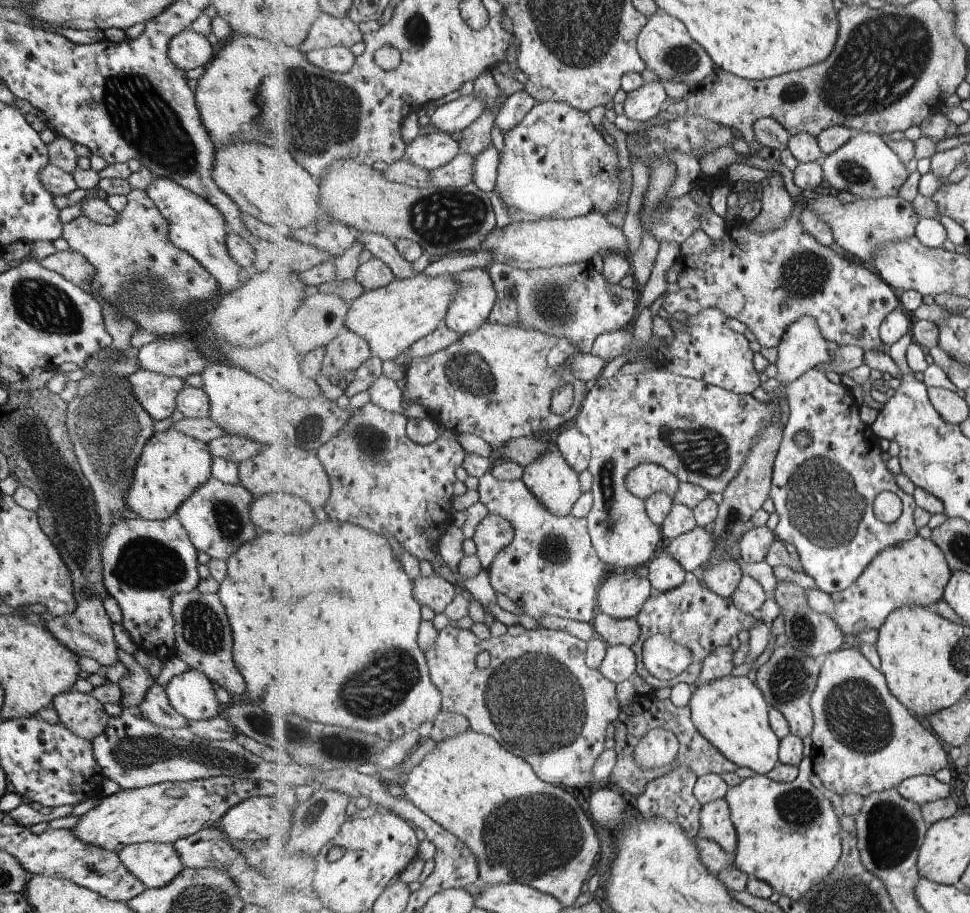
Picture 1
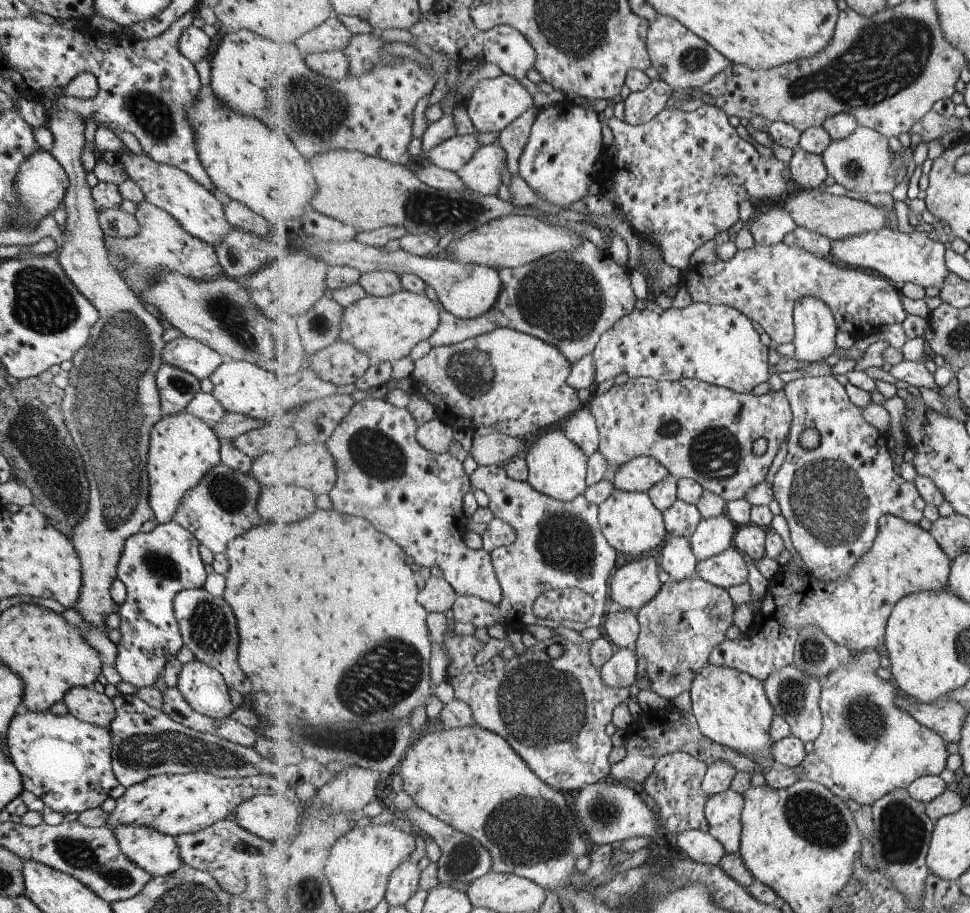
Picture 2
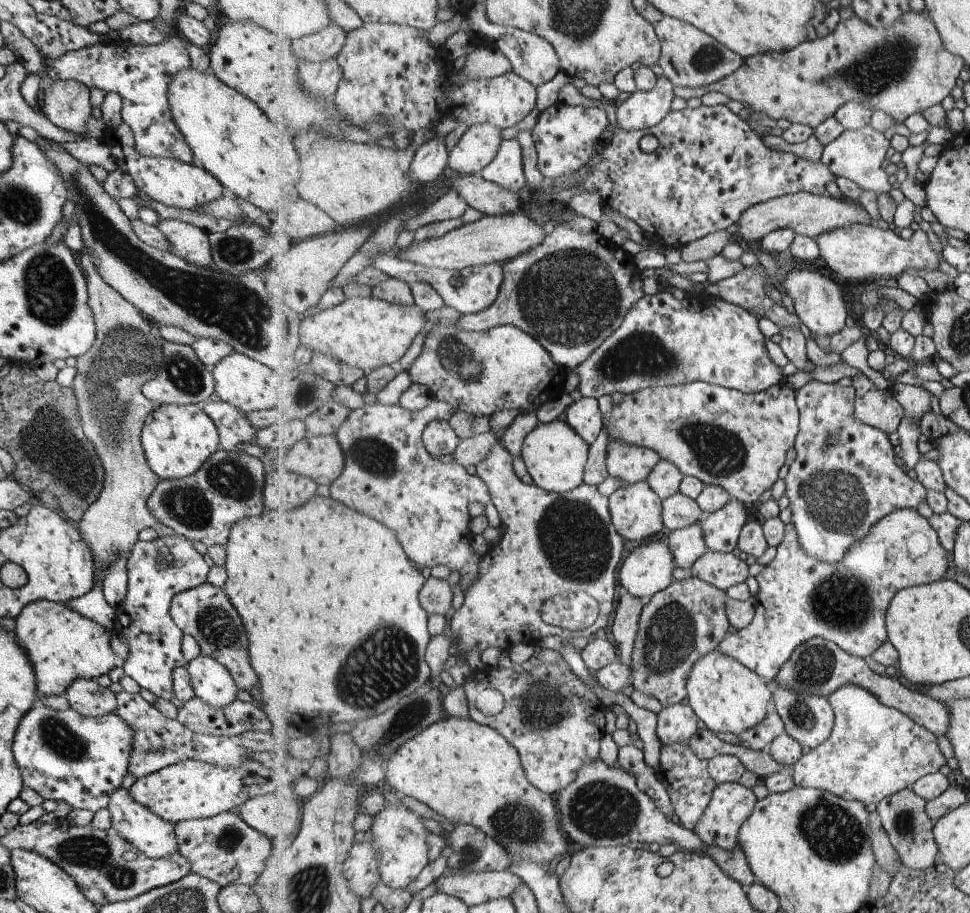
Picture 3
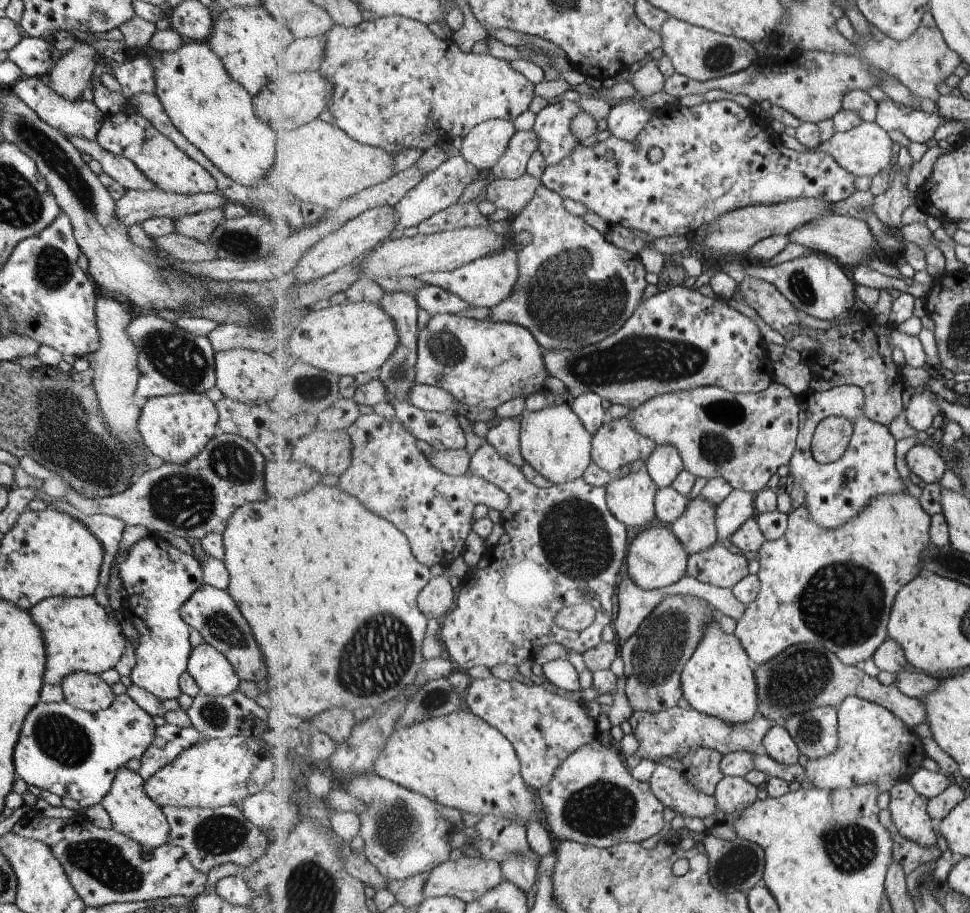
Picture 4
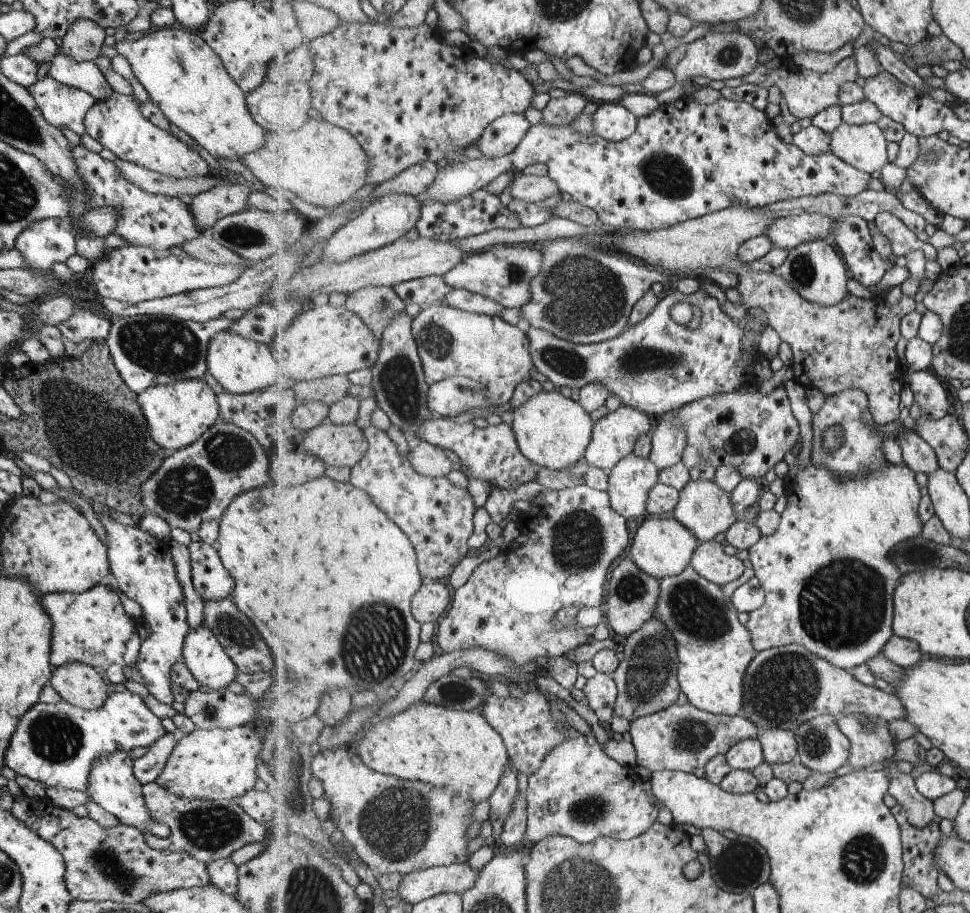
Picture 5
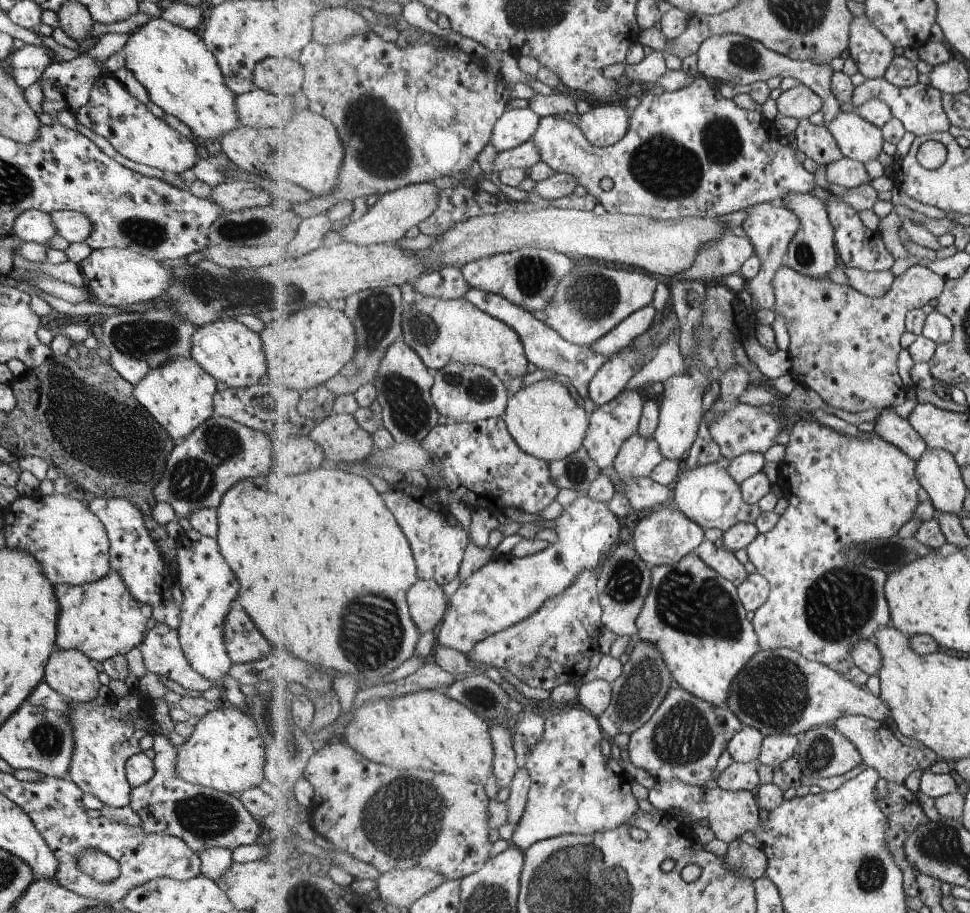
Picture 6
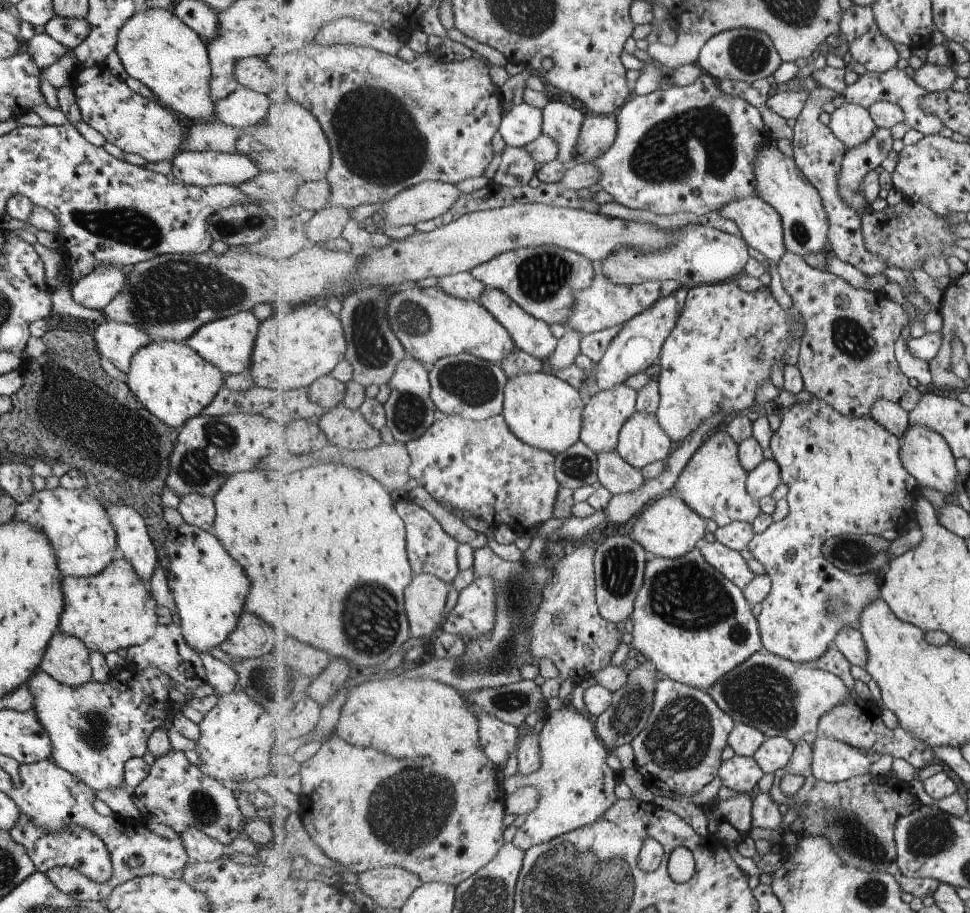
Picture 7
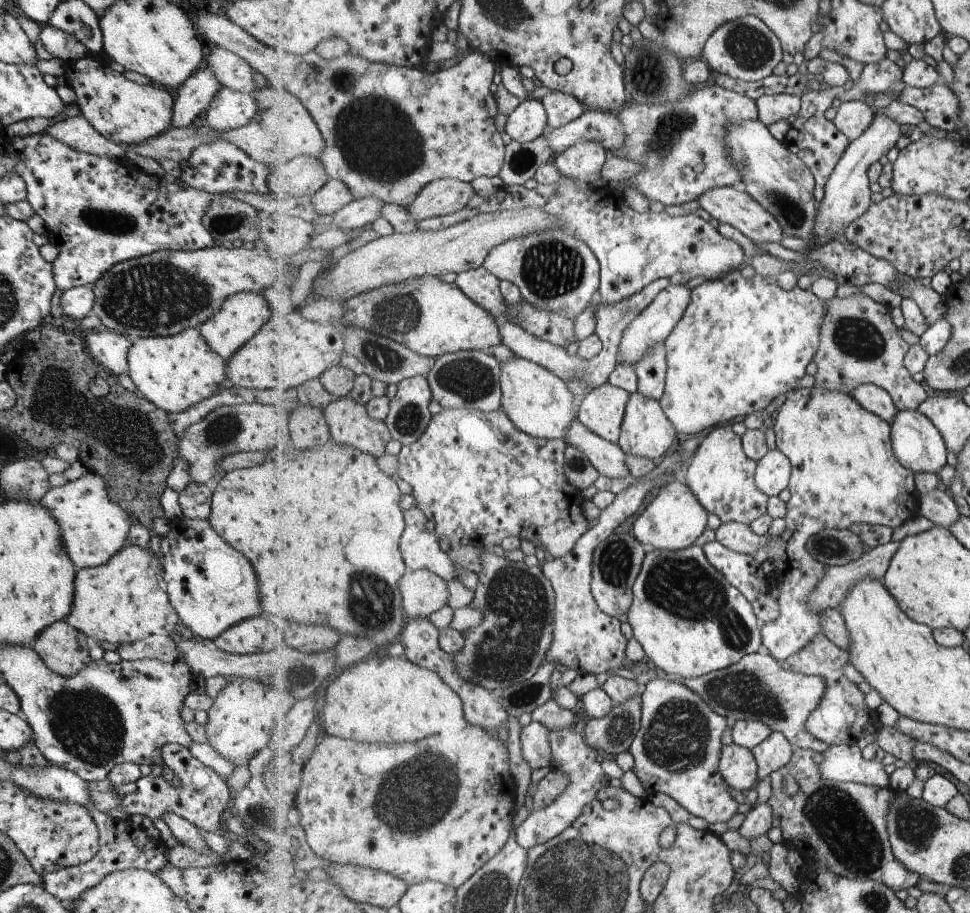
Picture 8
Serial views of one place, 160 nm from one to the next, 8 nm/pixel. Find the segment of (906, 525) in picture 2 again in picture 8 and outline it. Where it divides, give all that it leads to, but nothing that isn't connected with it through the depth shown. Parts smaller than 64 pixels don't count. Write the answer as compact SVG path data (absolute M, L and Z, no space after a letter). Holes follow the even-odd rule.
M819 385L801 387L791 391L786 401L778 409L773 426L776 446L793 463L789 483L791 494L788 503L786 527L777 537L767 538L768 565L775 572L773 580L780 590L780 617L776 621L761 625L763 651L769 652L779 662L802 651L822 632L822 612L813 613L808 608L811 591L821 583L826 566L821 564L807 549L807 540L825 529L849 529L856 522L881 524L889 528L899 528L903 522L920 515L921 495L915 486L915 474L903 466L895 454L892 443L892 426L882 416L869 412L850 394L829 391Z

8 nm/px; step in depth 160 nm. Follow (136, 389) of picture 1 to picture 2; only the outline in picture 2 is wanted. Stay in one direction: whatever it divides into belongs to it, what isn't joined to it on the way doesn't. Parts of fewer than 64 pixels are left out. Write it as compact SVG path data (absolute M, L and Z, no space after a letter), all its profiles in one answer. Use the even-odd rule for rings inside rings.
M163 362L154 374L154 381L163 417L183 411L187 403L200 392L196 376Z

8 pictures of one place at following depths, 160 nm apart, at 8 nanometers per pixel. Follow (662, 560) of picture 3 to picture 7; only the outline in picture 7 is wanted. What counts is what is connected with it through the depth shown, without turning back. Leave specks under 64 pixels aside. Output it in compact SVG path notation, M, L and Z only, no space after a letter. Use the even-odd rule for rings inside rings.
M672 491L669 496L660 498L647 506L633 526L634 540L655 557L677 559L689 554L702 544L707 533L707 522L679 495Z

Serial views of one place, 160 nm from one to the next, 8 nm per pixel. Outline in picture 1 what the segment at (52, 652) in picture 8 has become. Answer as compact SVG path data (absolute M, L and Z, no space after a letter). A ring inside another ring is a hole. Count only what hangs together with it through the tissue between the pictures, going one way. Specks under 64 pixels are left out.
M74 689L55 695L51 705L68 731L88 741L100 735L110 719L93 696Z

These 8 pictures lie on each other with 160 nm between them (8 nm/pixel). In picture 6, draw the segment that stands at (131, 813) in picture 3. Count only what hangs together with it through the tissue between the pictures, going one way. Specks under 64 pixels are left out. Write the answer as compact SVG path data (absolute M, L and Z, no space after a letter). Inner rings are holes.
M128 685L125 696L115 697L115 700L105 704L95 701L69 706L69 724L75 748L71 752L71 764L67 778L70 779L82 793L97 797L102 804L113 808L123 808L128 805L131 786L127 782L124 765L126 761L140 752L138 740L147 733L151 720L152 700L141 692L137 686Z

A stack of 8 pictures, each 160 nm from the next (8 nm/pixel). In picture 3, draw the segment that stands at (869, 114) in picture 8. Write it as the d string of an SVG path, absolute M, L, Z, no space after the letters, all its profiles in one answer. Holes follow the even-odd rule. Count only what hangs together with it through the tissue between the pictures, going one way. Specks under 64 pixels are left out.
M870 124L863 129L843 132L837 140L824 148L822 162L829 166L836 177L843 177L855 182L863 191L873 191L877 195L879 193L889 194L895 187L892 177L883 168L889 148L891 148L889 134L880 132Z

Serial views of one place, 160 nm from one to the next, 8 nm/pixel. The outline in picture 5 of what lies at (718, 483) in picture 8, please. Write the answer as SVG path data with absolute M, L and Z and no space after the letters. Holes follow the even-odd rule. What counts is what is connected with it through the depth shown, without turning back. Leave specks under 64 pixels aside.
M714 480L689 482L685 490L680 492L680 502L674 511L674 518L687 526L700 542L713 541L717 534L726 534L729 528L734 527L740 520L740 517L735 514L731 493L723 492L723 488L719 488Z

